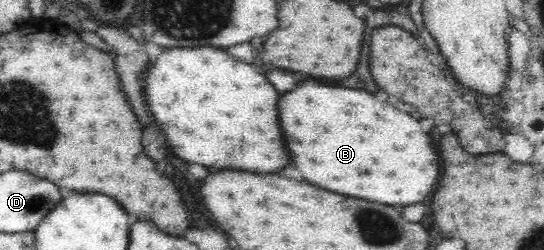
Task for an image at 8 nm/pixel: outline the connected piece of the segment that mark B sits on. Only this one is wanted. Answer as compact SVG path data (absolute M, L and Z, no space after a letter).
M302 82L278 100L280 130L286 148L306 182L388 206L408 206L428 198L438 182L440 160L420 124L354 88Z

